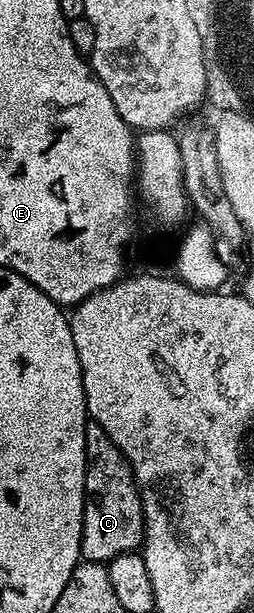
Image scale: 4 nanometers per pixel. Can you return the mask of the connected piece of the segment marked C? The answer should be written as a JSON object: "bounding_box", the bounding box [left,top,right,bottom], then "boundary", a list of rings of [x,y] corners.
{"bounding_box":[80,423,144,562],"boundary":[[[88,423],[86,430],[86,482],[84,483],[84,521],[80,555],[84,560],[107,562],[127,552],[135,552],[144,543],[144,507],[140,501],[140,489],[132,476],[132,466],[114,446],[114,442],[102,430],[102,426]]]}

